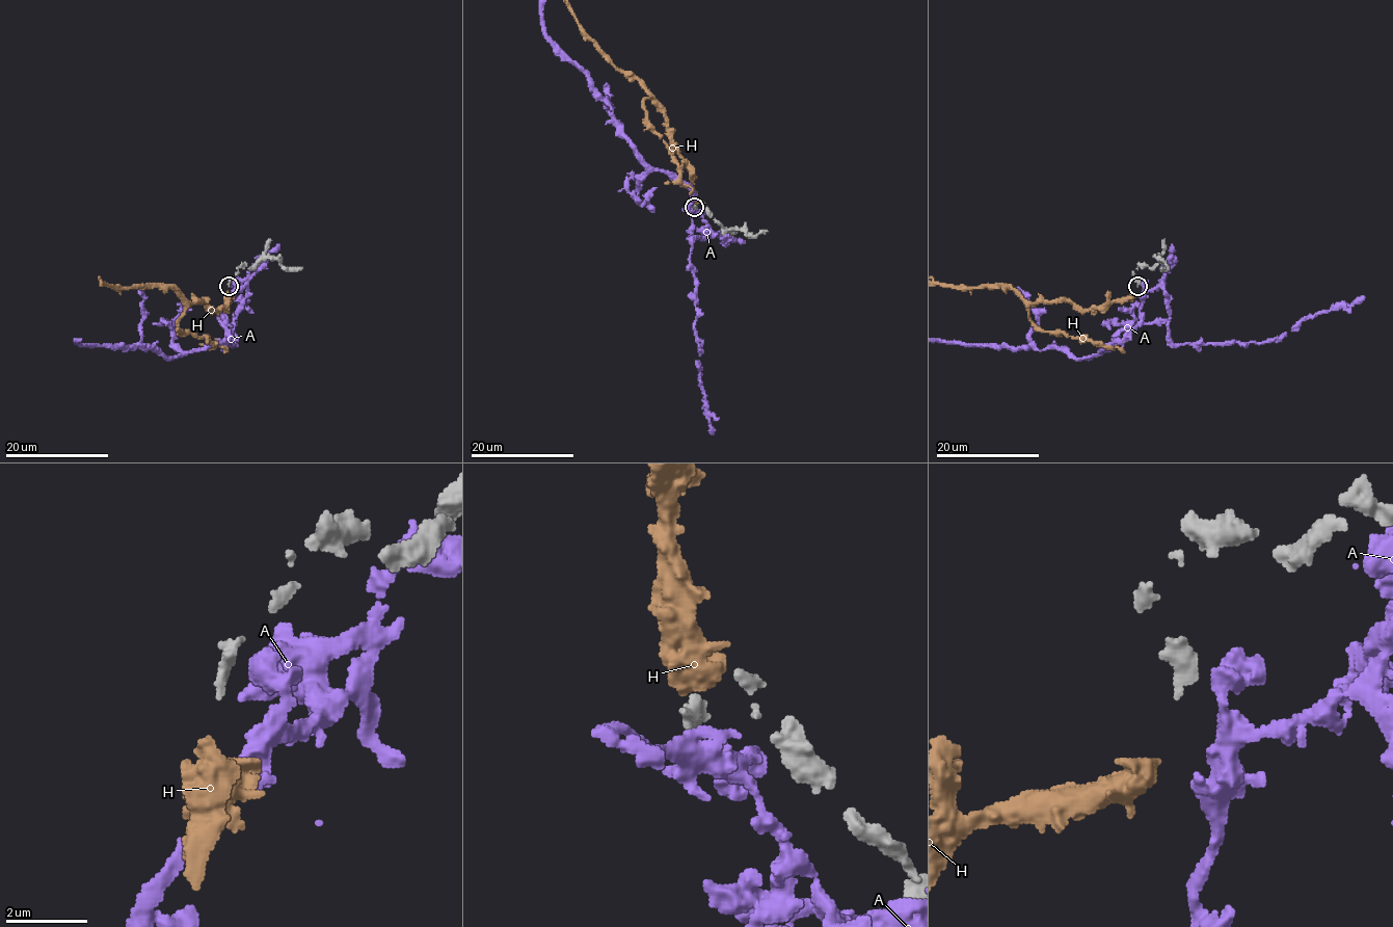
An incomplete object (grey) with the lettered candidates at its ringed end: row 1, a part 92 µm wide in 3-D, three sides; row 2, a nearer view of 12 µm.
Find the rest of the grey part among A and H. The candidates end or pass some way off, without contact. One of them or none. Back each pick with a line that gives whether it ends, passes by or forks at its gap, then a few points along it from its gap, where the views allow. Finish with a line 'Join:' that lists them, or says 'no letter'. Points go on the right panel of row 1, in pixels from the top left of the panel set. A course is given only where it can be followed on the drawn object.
H: it forks; course (1134, 294), (1101, 306), (1079, 309), (1070, 300), (1025, 302), (1011, 288), (944, 287)
Join: H

